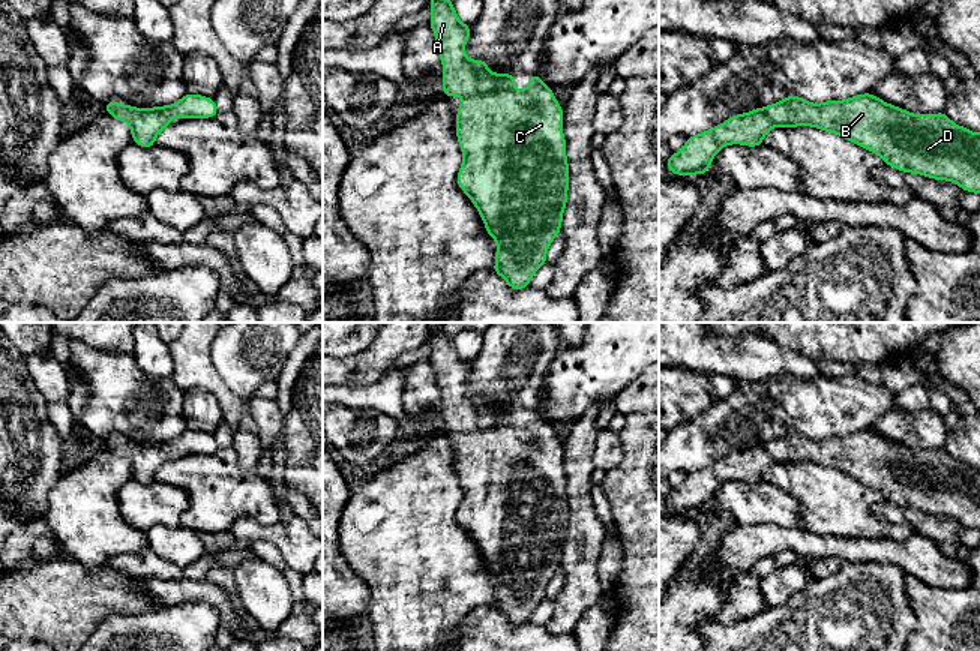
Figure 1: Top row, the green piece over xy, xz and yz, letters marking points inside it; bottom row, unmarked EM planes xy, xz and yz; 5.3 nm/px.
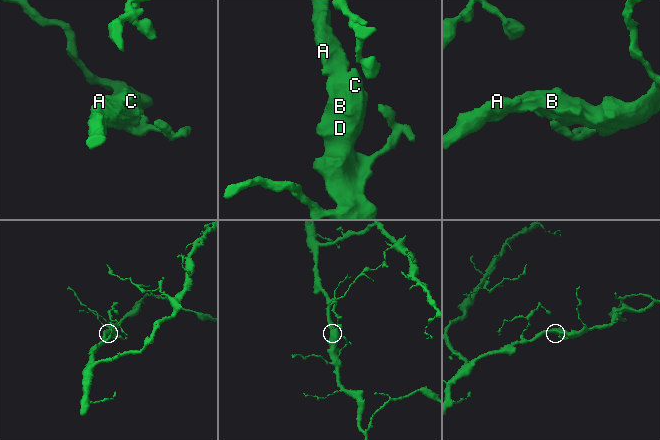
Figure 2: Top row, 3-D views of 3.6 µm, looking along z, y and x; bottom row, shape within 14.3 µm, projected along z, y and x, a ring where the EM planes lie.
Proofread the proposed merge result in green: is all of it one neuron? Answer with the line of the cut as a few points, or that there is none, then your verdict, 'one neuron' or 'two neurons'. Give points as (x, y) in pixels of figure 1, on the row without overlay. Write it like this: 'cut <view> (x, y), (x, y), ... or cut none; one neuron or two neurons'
cut none; one neuron

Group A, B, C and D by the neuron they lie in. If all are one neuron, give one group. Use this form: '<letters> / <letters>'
A B C D

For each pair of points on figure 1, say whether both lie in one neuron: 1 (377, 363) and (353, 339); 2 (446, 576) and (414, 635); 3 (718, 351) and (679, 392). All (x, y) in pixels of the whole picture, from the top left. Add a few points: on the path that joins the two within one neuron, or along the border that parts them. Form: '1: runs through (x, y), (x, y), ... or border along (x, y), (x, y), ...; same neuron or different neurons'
1: border along (375, 338), (360, 351), (338, 359); different neurons
2: runs through (431, 591), (414, 608), (414, 620); same neuron
3: border along (674, 365), (683, 365), (706, 378); different neurons

